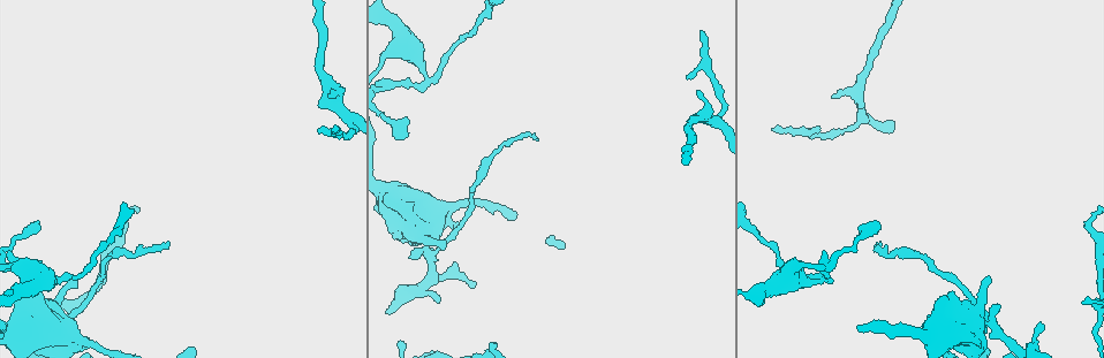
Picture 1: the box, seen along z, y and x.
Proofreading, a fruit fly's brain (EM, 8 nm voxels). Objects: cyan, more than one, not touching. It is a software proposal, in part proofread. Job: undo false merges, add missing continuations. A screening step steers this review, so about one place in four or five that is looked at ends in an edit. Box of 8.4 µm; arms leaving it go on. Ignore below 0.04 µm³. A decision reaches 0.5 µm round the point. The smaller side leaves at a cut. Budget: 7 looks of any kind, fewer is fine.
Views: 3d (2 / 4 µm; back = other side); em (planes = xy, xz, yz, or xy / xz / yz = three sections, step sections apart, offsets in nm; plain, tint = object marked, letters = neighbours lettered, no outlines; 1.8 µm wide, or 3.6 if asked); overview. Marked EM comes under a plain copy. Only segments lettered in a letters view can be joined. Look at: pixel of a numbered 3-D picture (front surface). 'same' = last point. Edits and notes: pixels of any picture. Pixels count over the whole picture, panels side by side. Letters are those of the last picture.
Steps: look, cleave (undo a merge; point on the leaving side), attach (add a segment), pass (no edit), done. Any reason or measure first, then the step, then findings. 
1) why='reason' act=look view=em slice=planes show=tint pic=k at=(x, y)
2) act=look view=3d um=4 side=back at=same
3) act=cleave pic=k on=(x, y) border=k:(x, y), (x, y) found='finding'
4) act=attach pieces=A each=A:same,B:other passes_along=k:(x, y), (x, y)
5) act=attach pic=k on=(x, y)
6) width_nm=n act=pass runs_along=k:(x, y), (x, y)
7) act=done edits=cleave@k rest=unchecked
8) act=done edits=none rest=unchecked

why='tapers out' act=look view=em slice=planes show=letters pic=1 at=(408, 134)

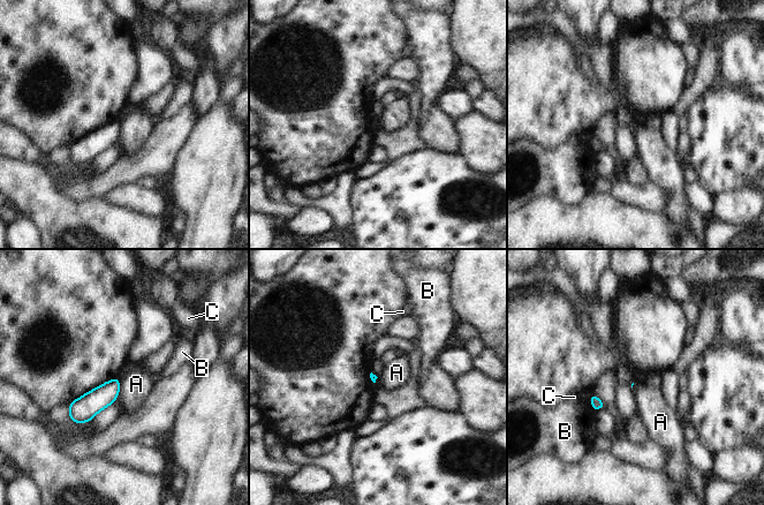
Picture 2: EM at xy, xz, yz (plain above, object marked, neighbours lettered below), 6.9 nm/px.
act=pass each=A:other,B:other,C:other border=2:(120, 381), (120, 392), (115, 400) found='no lettered segment goes on from it'

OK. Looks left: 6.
act=look view=3d um=4 pic=1 at=(433, 215)

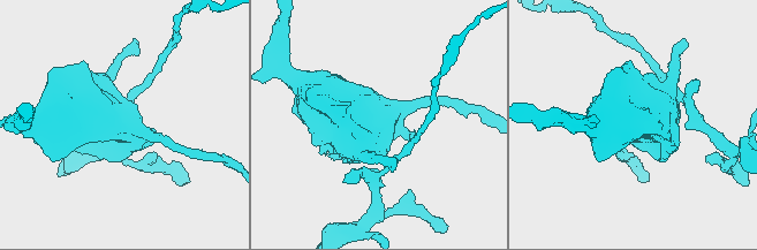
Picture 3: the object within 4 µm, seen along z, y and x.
act=look view=em um=3.6 slice=planes show=letters pic=3 at=(376, 121)

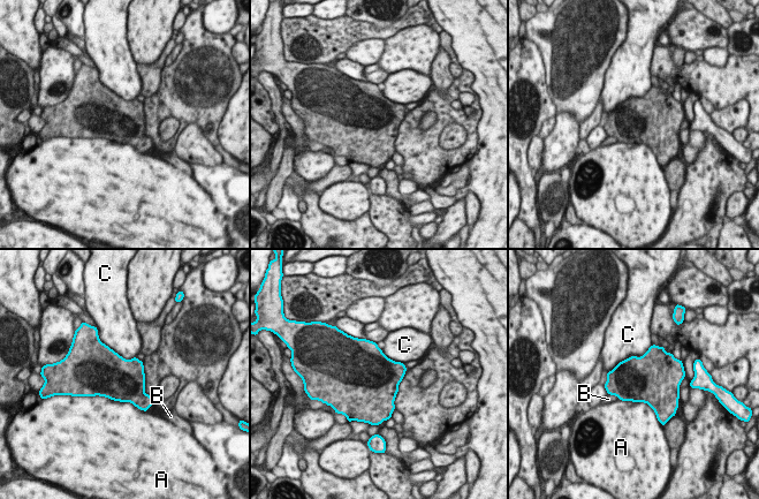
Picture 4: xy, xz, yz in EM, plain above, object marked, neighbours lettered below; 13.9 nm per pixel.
width_nm=600 act=pass each=A:other,B:other,C:other found='continuous, no second neuron'

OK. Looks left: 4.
why='branch stops here' act=look view=em slice=planes show=letters pic=1 at=(330, 98)

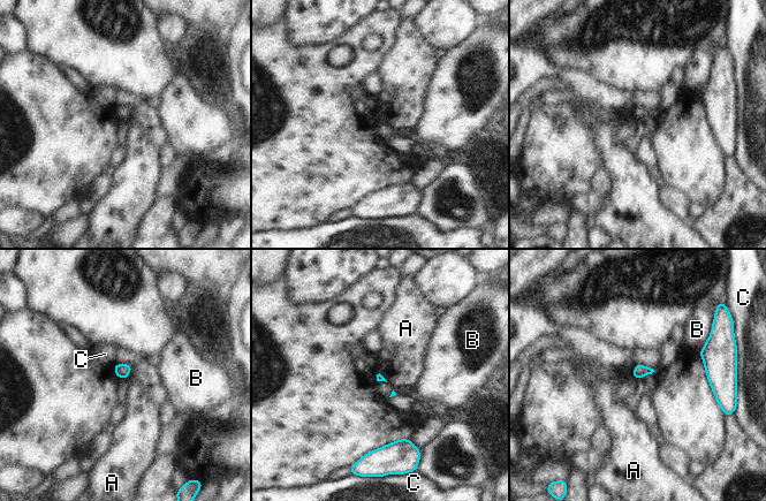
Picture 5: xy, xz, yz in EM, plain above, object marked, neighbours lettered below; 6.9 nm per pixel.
act=pass each=A:other,B:other,C:other border=5:(133, 365), (126, 379) found='none of them fits'

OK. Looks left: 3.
act=done edits=none rest=unchecked

